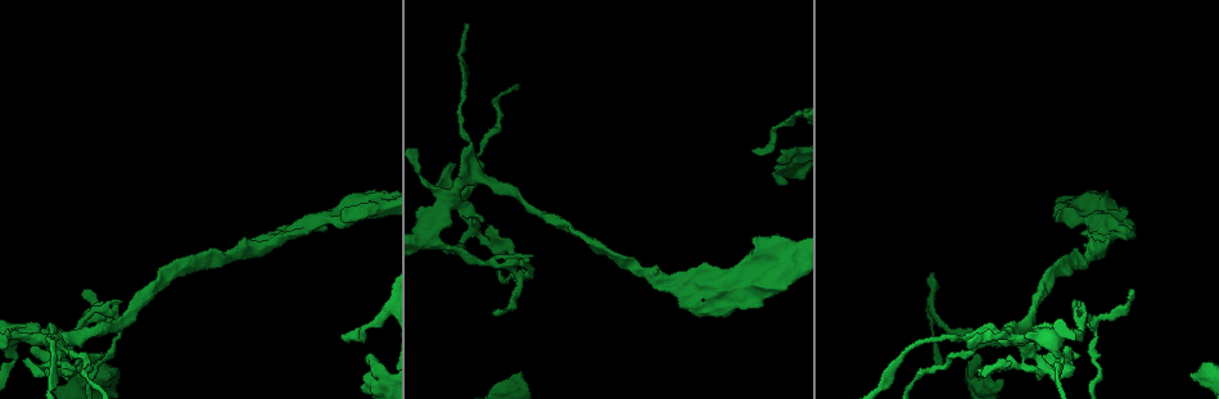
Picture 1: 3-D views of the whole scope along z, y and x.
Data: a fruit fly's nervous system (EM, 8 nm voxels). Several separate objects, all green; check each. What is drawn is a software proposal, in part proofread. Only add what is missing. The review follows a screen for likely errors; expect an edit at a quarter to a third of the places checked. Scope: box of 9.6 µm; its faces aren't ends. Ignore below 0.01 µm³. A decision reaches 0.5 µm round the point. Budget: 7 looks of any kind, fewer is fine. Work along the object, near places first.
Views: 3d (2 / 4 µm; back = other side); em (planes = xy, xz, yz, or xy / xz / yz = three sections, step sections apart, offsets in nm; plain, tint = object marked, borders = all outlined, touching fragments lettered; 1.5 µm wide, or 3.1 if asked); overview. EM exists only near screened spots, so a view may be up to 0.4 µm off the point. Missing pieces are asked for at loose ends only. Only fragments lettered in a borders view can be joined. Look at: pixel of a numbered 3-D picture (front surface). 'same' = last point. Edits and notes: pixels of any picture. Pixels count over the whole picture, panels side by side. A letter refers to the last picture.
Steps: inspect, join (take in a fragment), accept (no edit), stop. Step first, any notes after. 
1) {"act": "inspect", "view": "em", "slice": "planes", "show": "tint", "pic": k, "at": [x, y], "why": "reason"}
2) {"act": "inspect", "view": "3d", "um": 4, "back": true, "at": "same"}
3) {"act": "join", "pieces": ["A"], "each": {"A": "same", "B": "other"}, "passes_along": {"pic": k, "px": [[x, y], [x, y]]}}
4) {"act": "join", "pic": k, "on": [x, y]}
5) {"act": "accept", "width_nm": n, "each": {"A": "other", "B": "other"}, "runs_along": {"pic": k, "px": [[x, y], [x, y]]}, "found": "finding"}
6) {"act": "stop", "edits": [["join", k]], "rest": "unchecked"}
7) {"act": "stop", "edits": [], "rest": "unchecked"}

{"act": "inspect", "view": "3d", "um": 4, "pic": 1, "at": [978, 373], "why": "tapers out"}

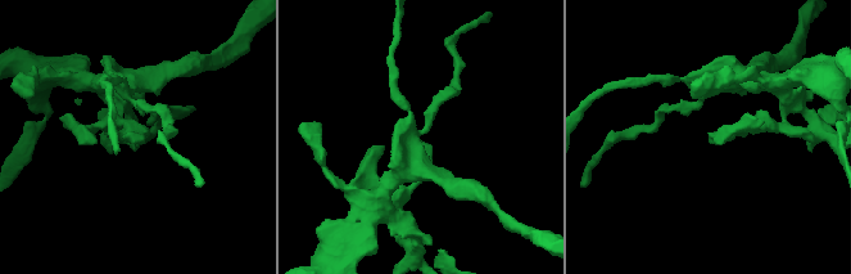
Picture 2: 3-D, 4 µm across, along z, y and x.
{"act": "inspect", "view": "em", "slice": "planes", "show": "borders", "pic": 2, "at": [713, 134]}

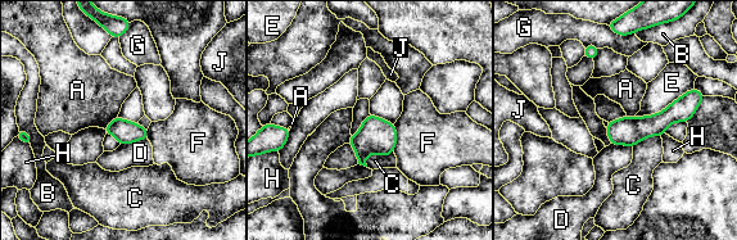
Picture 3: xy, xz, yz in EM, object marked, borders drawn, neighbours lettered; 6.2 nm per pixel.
{"act": "accept", "each": {"A": "other", "B": "other", "C": "other", "D": "other", "E": "other", "F": "other", "G": "other", "H": "other", "J": "other"}, "runs_along": {"pic": 3, "px": [[692, 109], [610, 132]]}, "found": "no lettered fragment goes on from it"}

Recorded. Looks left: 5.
{"act": "inspect", "view": "3d", "um": 4, "back": true, "pic": 1, "at": [521, 373]}

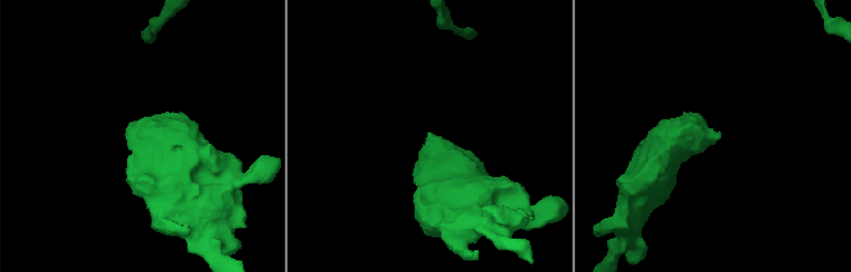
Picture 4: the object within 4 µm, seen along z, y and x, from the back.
{"act": "inspect", "view": "em", "slice": "xy", "step": 8, "show": "borders", "pic": 4, "at": [430, 136]}

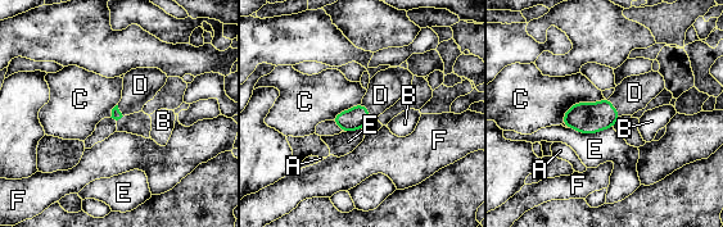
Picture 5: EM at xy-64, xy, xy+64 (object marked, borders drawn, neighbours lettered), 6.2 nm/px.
{"act": "inspect", "view": "em", "slice": "planes", "show": "borders", "at": "same", "why": "cut it another way"}

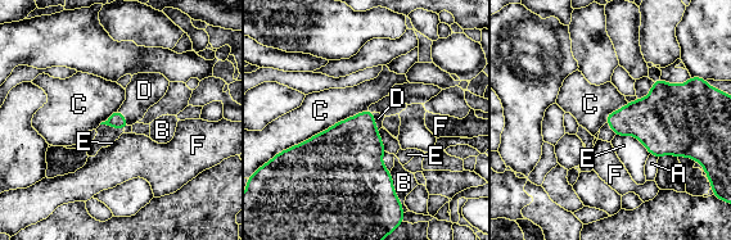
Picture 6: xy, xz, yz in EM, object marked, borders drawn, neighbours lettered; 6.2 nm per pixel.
{"act": "join", "pieces": ["D"], "each": {"A": "other", "B": "other", "C": "other", "D": "same", "E": "other", "F": "other"}, "passes_along": {"pic": 6, "px": [[350, 153], [374, 122], [378, 118]]}, "found": "the neuron continues"}

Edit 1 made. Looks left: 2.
{"act": "stop", "edits": [["join", 6]], "rest": "unchecked"}

